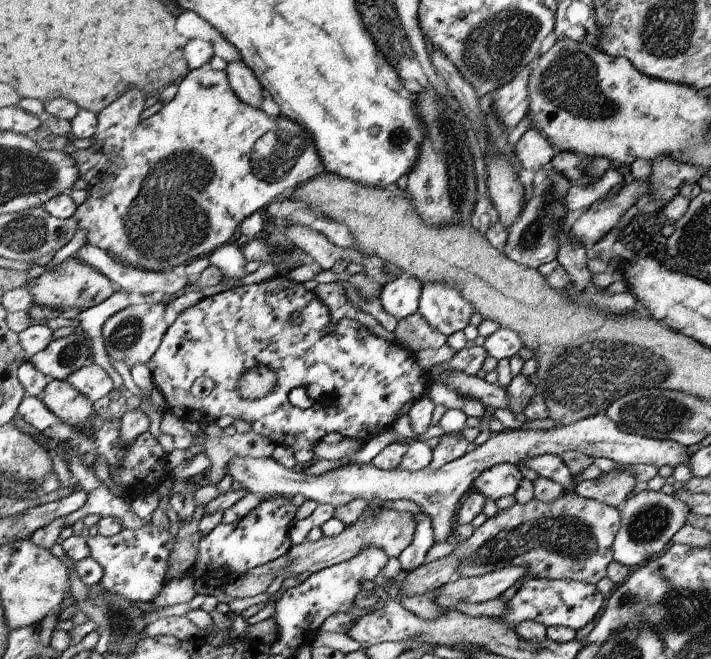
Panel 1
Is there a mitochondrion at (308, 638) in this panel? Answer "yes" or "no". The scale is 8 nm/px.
no

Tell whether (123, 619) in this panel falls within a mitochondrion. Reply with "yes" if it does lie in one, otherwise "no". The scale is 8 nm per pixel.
yes

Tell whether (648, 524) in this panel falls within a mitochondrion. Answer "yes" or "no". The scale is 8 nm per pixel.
yes

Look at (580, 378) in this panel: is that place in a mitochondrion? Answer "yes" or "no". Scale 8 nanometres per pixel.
yes

